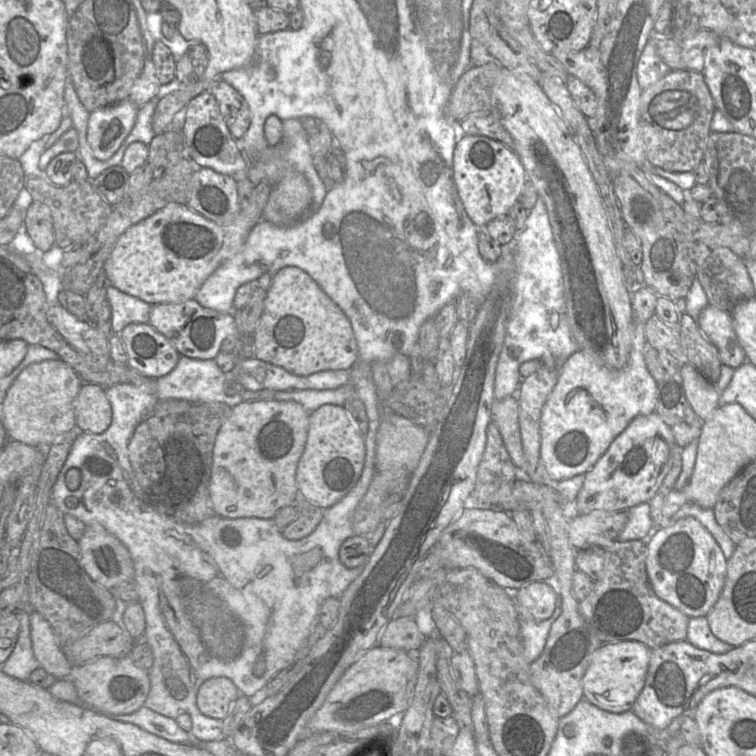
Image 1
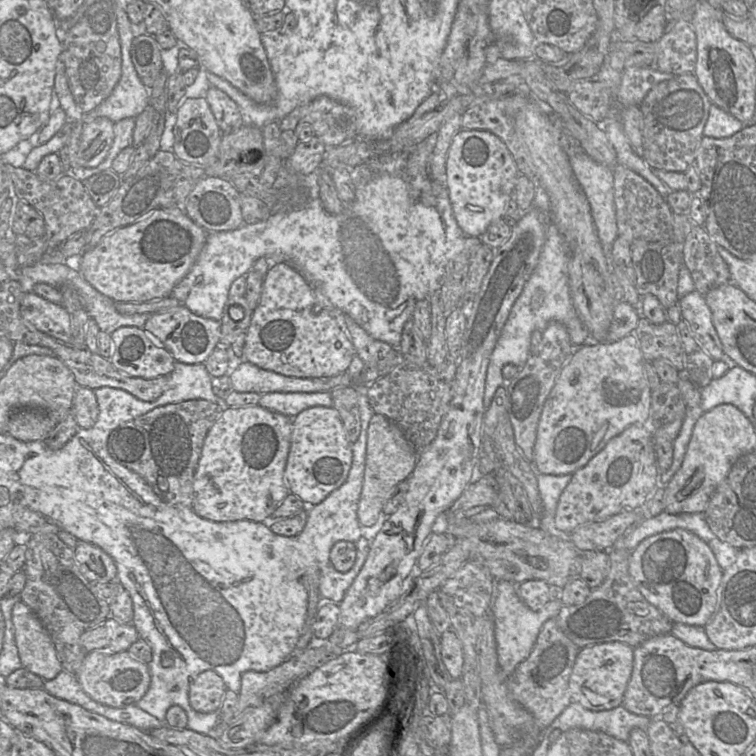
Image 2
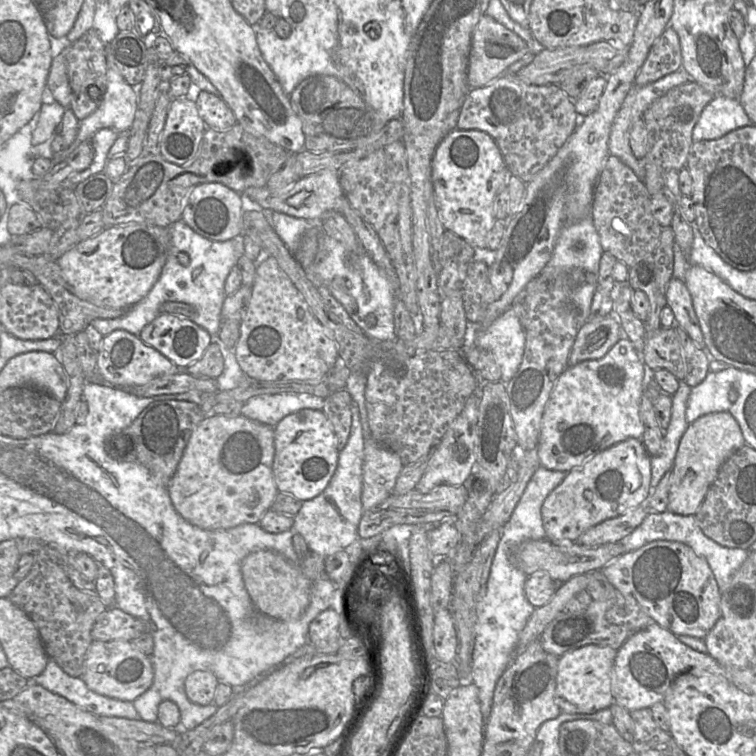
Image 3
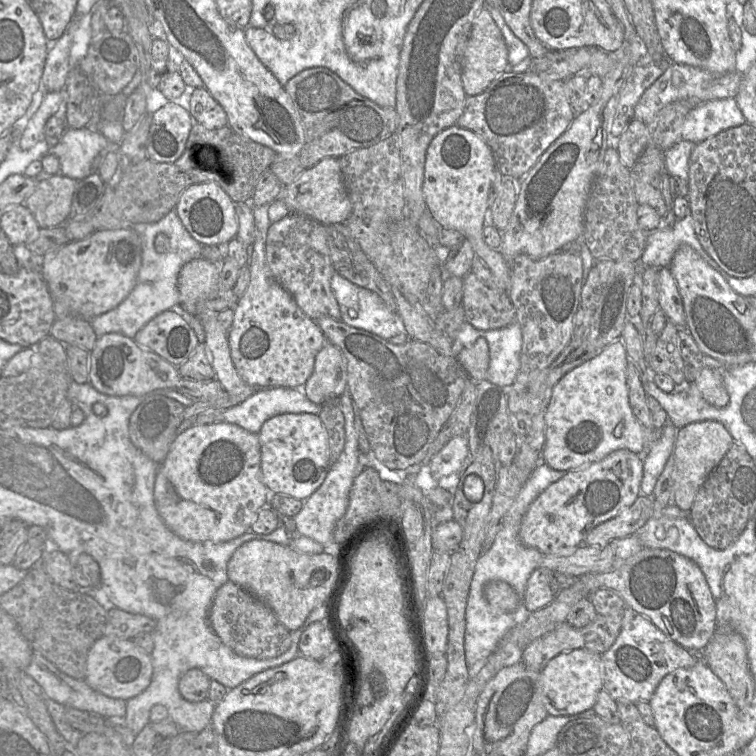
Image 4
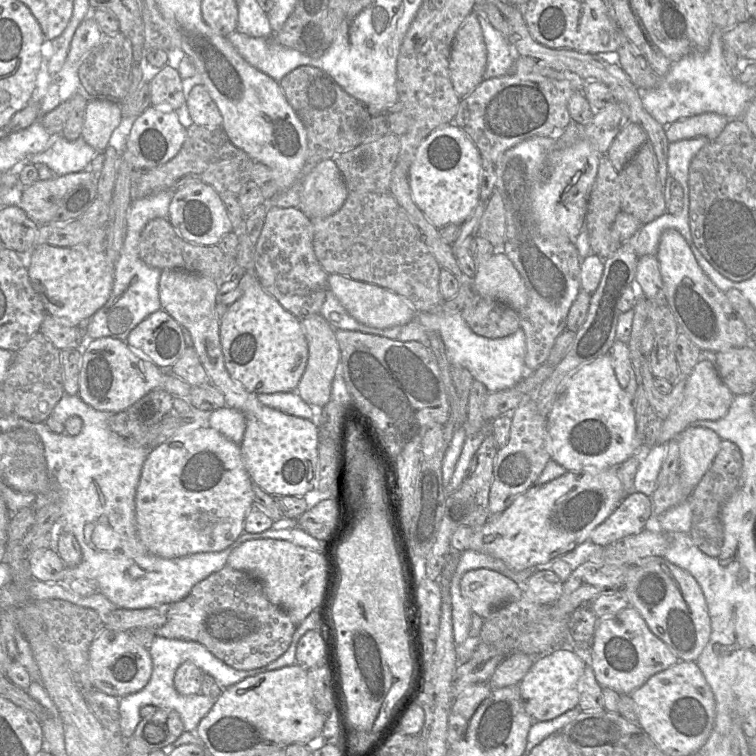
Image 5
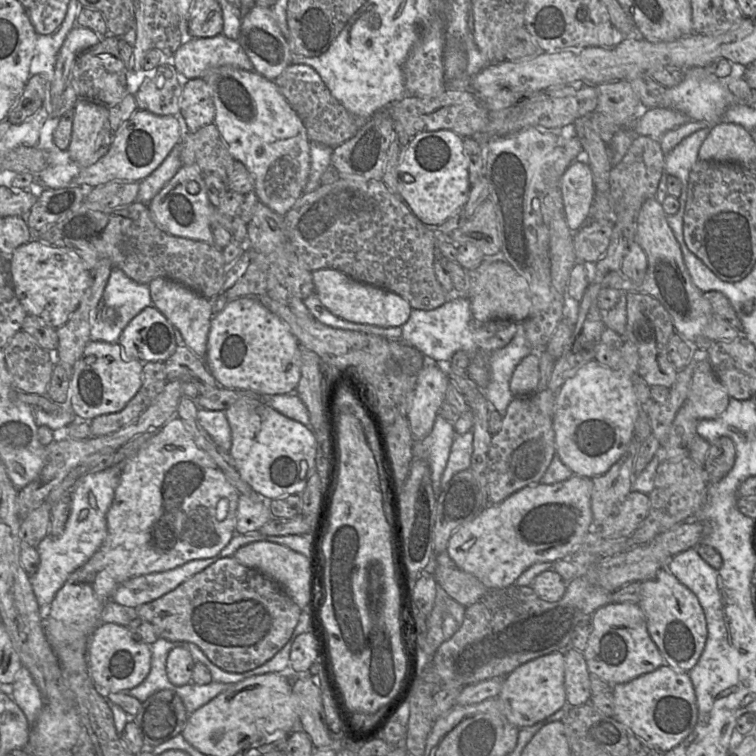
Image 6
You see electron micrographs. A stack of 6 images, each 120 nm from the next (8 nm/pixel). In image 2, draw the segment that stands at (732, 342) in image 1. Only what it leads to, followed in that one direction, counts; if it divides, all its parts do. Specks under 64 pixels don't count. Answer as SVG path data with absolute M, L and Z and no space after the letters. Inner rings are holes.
M694 290L679 298L678 304L681 318L687 322L699 346L714 360L723 360L731 368L735 363L723 351L721 340L713 325L711 310L704 295Z

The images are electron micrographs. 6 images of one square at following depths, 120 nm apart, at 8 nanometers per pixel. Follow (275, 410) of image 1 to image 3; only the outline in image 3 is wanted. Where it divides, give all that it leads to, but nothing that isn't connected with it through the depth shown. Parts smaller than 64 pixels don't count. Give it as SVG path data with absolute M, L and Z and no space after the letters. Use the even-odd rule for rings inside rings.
M206 415L192 432L167 492L177 513L204 530L227 530L241 524L259 523L270 509L278 490L273 476L274 427L243 415Z

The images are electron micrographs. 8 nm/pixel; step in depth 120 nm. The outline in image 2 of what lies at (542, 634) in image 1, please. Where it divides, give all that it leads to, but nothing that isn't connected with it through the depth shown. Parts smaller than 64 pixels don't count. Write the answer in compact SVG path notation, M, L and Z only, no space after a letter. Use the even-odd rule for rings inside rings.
M496 580L491 610L495 624L498 664L506 676L510 676L516 667L529 657L543 624L548 619L556 617L563 606L560 599L552 599L540 610L534 611L520 599L516 584Z

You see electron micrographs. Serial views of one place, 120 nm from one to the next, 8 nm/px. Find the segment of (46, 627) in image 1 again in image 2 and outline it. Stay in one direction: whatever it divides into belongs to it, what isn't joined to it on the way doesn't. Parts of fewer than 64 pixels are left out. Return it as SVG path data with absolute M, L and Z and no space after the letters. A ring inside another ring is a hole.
M18 600L12 608L12 624L22 668L45 681L55 678L63 667L53 641L38 616Z

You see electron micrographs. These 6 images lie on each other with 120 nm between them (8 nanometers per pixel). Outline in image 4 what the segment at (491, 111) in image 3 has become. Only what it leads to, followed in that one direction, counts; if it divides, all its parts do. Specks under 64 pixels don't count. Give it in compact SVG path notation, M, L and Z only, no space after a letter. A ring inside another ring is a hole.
M506 71L481 94L466 98L456 125L474 132L490 147L502 175L522 179L576 116L567 100L564 81L547 80L530 71Z

